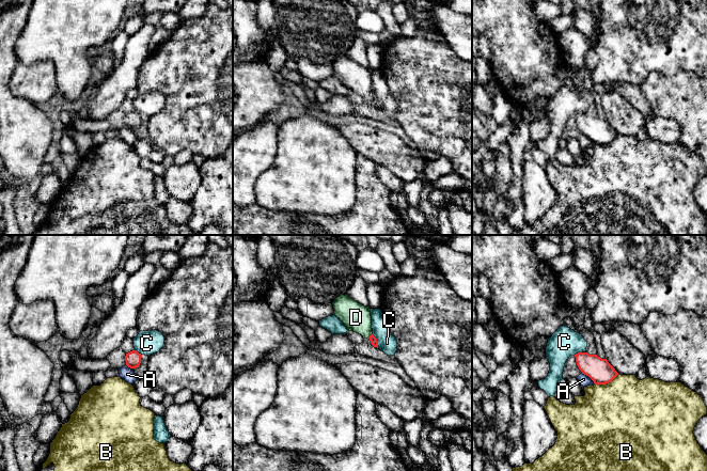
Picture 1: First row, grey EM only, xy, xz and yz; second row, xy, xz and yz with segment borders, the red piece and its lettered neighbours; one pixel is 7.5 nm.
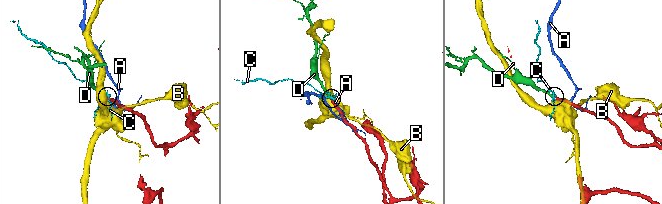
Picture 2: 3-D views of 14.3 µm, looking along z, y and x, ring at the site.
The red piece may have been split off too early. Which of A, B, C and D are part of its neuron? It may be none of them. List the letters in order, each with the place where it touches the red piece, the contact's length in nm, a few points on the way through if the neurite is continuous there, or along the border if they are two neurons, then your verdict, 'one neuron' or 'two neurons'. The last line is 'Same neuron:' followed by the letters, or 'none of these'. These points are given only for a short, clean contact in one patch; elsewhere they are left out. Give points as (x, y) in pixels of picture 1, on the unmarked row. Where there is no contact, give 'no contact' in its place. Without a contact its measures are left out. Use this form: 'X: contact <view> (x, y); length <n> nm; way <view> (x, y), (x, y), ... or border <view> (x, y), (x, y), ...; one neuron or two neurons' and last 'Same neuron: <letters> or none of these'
A: contact yz (588, 137); length 140 nm; two neurons
B: contact yz (607, 143); length 200 nm; two neurons
C: contact xz (377, 101); length 120 nm; border xz (372, 95), (376, 99), (378, 108); two neurons
D: contact xz (370, 96); length 50 nm; way xz (374, 103), (370, 96), (356, 78); one neuron
Same neuron: D

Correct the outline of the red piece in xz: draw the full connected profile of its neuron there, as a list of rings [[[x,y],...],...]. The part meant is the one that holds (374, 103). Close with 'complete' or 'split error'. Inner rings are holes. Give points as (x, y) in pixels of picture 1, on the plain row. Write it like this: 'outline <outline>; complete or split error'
outline [[[347,54],[341,56],[332,63],[335,76],[347,91],[357,93],[368,99],[374,108],[378,109],[378,101],[373,96],[372,77],[370,67],[364,67]]]; split error

